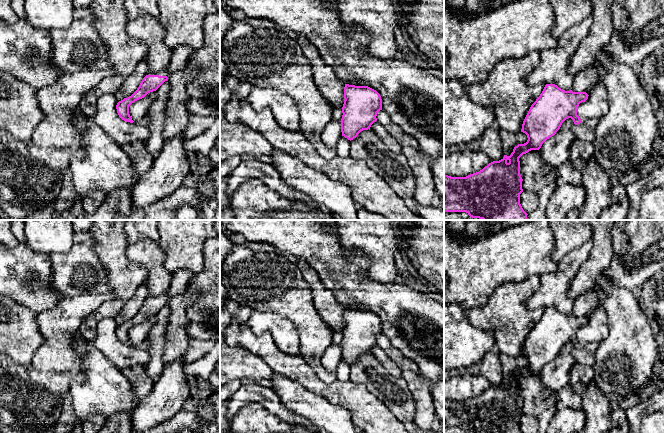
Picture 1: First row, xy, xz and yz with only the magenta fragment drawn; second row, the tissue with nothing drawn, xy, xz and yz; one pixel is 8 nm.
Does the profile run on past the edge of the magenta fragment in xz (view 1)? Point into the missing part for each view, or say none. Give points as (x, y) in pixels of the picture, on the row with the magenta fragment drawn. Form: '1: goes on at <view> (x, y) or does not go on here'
1: does not go on here

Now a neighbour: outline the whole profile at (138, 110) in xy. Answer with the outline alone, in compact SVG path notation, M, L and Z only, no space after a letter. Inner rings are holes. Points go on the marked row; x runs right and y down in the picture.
M153 91L129 106L129 114L135 123L139 123L147 115L147 112L155 99L156 91Z

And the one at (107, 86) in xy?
M92 0L88 5L93 12L93 26L107 48L110 68L119 74L103 78L84 95L79 109L89 118L96 115L99 98L114 94L147 52L147 45L143 41L135 40L127 34L129 21L124 2L125 0Z

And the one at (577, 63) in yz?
M614 0L591 1L593 5L592 25L575 54L571 57L568 71L572 75L595 65L597 54L609 42L615 30L611 14Z

